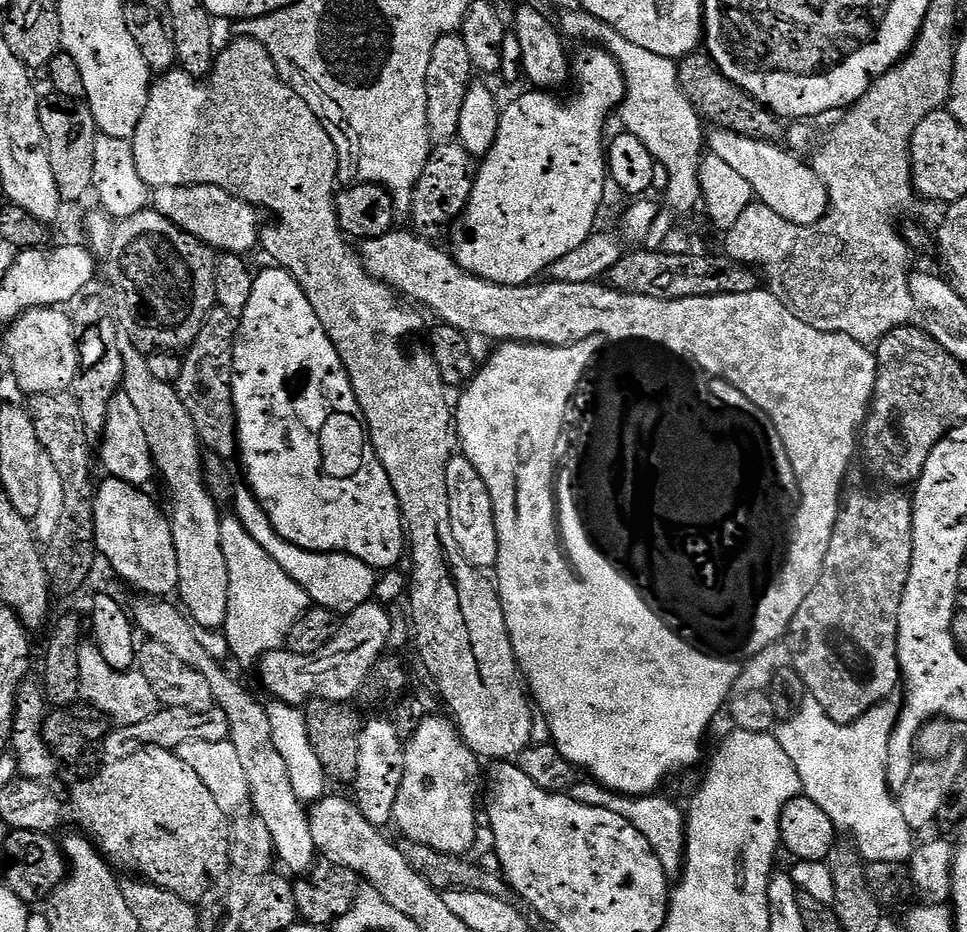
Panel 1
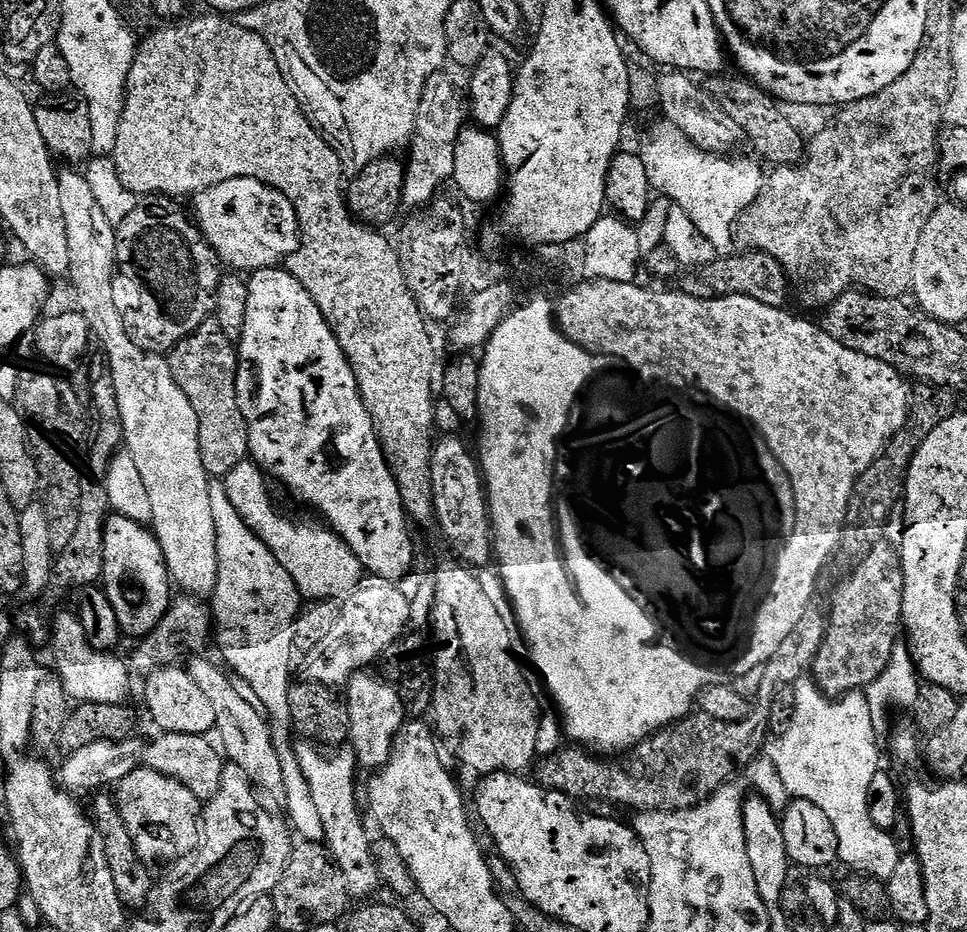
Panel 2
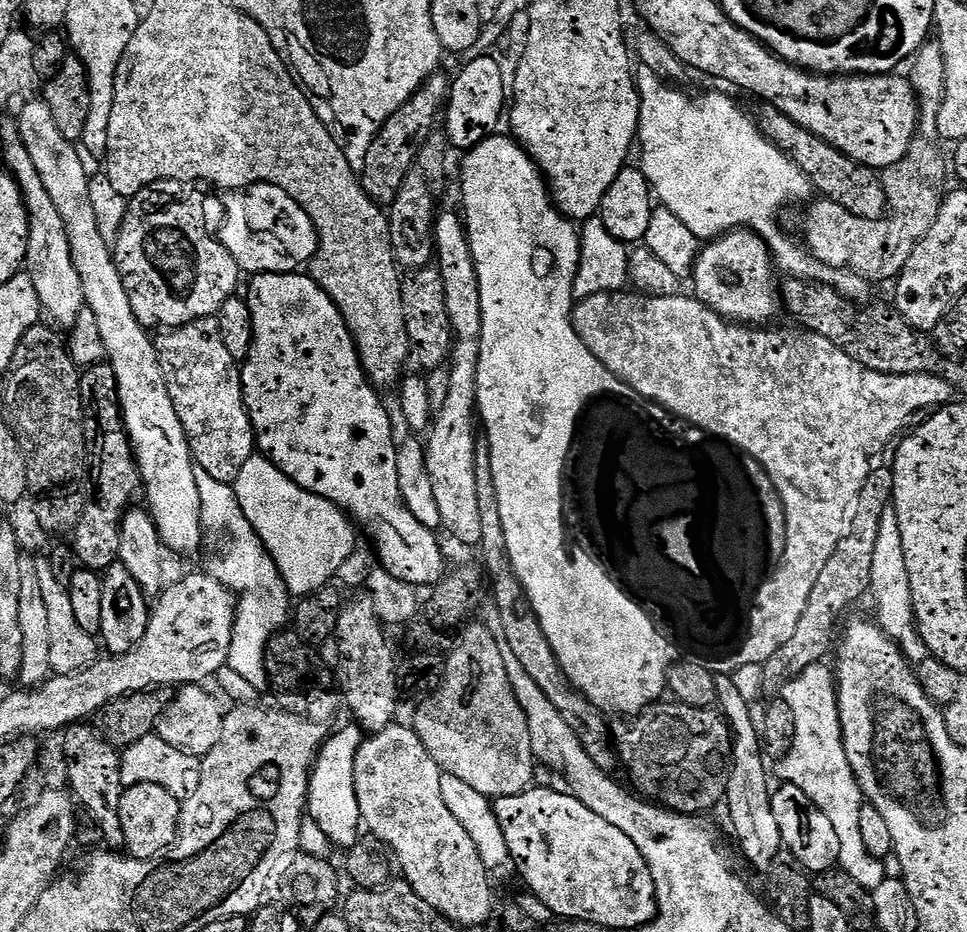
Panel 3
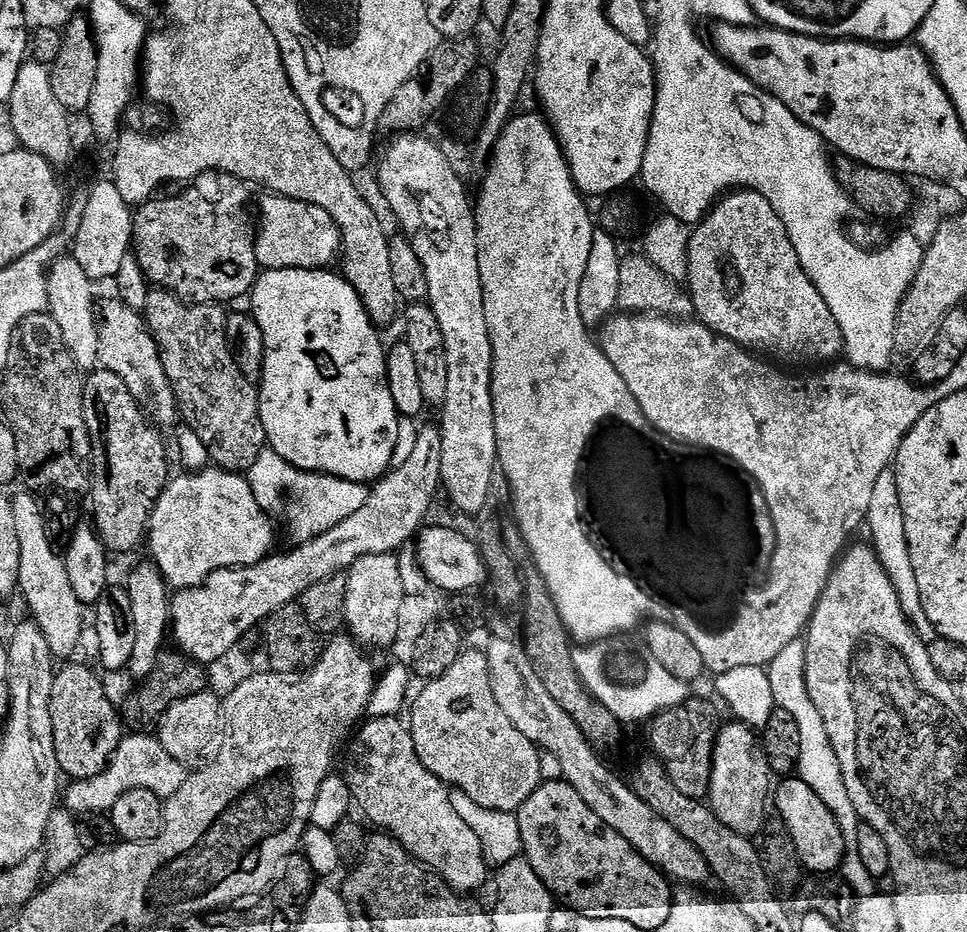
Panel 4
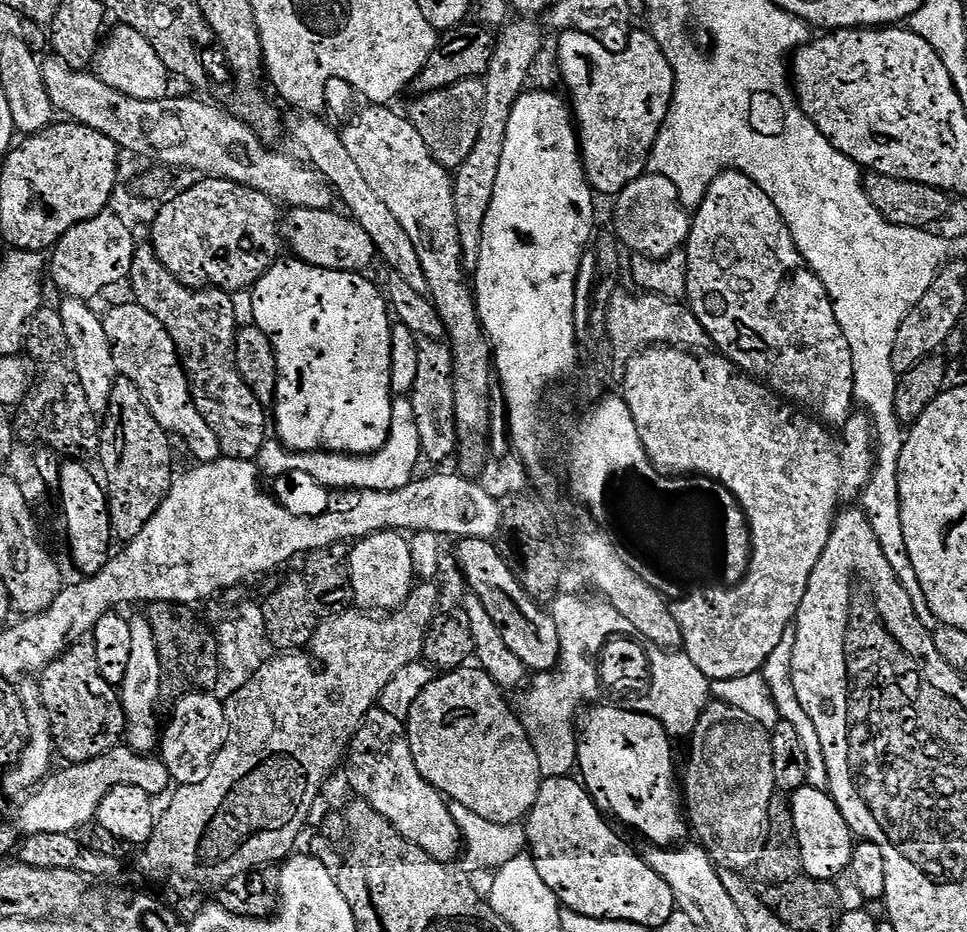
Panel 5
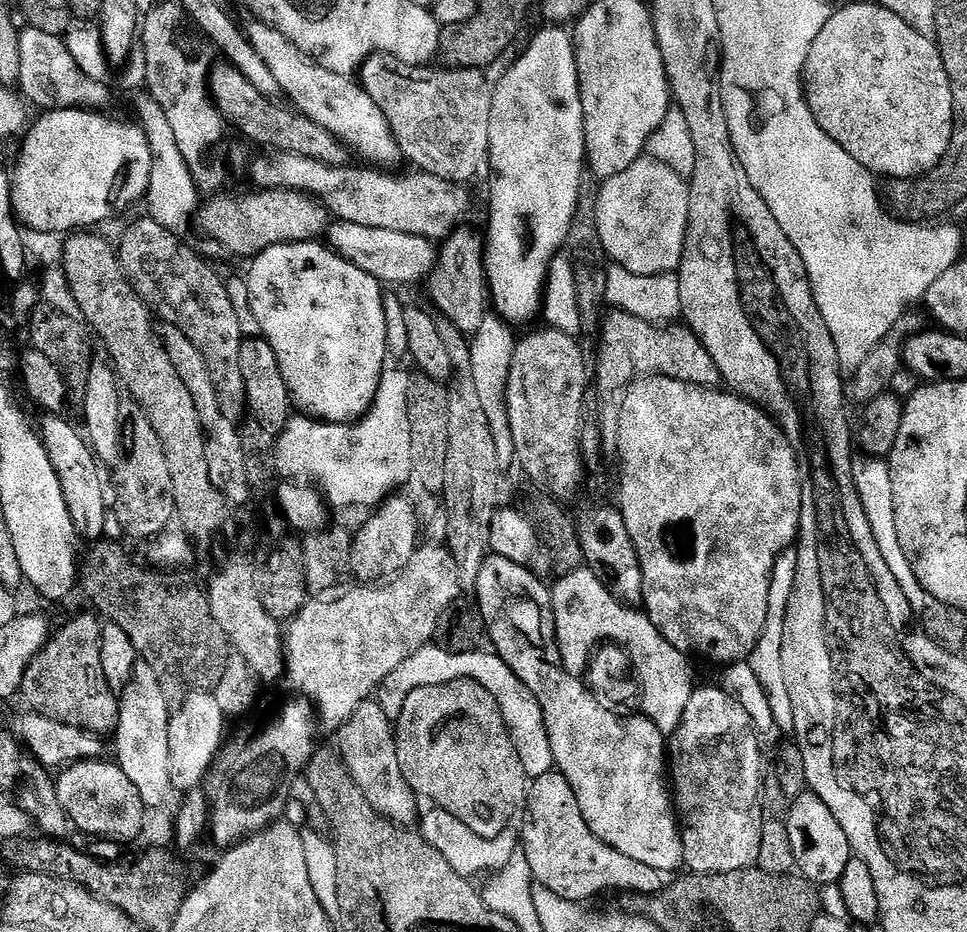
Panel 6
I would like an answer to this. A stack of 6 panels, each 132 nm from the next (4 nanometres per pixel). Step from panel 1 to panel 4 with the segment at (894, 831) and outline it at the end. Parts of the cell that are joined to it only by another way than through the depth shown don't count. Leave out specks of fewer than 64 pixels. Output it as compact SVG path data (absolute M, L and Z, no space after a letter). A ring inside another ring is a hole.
M785 650L777 654L766 669L776 699L775 707L786 710L798 722L801 739L801 754L798 765L799 779L804 780L806 786L810 786L810 790L814 790L814 794L818 794L818 798L822 798L822 802L826 802L830 814L834 814L834 818L842 830L844 835L842 879L844 883L852 887L852 891L857 897L874 895L878 892L877 877L867 873L866 866L862 866L862 858L858 858L858 826L862 823L861 818L854 810L854 802L850 802L850 794L846 790L834 746L831 745L830 738L826 734L826 725L822 722L818 707L814 706L810 694L807 693L803 655L799 651L792 651Z

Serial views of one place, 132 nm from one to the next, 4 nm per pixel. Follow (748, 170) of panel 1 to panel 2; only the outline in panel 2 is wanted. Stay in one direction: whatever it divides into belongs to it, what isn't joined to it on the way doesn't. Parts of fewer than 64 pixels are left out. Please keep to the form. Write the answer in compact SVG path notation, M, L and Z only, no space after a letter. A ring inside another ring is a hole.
M668 70L663 74L665 76L659 77L656 86L659 111L664 111L663 119L678 126L696 146L707 152L728 154L739 140L745 139L744 131L740 129L738 122L734 122L734 118L730 118L730 114L726 114L726 110L719 100L705 85L703 88L696 81L699 79L679 70Z

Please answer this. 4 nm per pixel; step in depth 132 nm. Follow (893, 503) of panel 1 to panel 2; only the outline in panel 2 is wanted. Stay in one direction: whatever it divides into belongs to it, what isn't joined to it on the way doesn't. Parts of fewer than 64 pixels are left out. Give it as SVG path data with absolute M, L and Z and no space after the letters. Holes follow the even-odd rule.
M877 542L859 557L856 569L840 584L840 589L832 596L832 608L827 609L828 628L827 636L823 640L818 658L811 666L810 672L816 685L823 690L826 696L839 698L850 692L859 692L867 689L869 684L886 670L893 654L894 646L900 642L903 629L904 611L904 571L900 565L900 554L895 547L885 542Z

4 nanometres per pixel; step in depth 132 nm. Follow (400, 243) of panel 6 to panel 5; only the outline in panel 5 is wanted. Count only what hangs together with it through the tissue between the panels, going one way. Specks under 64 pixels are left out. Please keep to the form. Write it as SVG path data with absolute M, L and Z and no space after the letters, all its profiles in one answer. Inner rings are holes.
M290 208L287 209L286 215L283 217L282 223L279 225L278 232L282 237L283 243L292 247L291 255L297 260L304 260L310 266L318 266L326 270L338 270L339 272L358 272L367 273L368 267L375 260L378 260L378 253L374 242L370 242L370 234L366 234L366 230L362 230L362 226L358 226L358 222L353 220L347 214L339 216L336 210L310 210L309 208Z

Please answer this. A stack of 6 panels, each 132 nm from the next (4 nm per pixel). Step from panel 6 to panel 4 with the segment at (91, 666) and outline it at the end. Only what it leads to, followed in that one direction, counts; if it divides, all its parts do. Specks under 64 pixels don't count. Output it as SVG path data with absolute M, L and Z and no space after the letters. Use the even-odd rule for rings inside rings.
M68 662L64 669L55 673L50 698L50 722L54 726L54 750L60 763L61 773L72 780L89 780L108 768L112 756L118 750L126 735L121 713L108 701L108 692L104 684L84 664Z

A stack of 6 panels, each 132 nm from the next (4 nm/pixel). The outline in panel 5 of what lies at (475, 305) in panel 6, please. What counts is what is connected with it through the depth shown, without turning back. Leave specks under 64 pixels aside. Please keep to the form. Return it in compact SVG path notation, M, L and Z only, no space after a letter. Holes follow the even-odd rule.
M516 20L505 23L499 29L495 37L496 49L488 63L488 69L482 73L486 98L482 106L482 124L478 126L478 140L474 142L474 148L470 154L466 154L466 162L454 170L452 176L452 198L454 200L454 218L458 226L458 238L460 239L460 251L463 259L468 262L475 262L482 246L482 226L486 222L486 210L490 208L490 198L494 198L494 181L498 178L498 162L502 160L502 142L506 134L506 122L510 120L510 110L514 102L525 91L528 80L528 71L540 52L540 28L532 20Z

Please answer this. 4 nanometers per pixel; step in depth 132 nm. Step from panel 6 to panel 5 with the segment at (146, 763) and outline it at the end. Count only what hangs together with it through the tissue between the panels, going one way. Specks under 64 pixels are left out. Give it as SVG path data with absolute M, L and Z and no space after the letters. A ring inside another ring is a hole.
M131 615L130 653L126 673L118 686L120 705L123 706L125 722L125 743L135 752L153 753L159 747L160 721L156 714L156 706L161 701L161 662L158 660L157 643L154 642L153 628L145 615Z

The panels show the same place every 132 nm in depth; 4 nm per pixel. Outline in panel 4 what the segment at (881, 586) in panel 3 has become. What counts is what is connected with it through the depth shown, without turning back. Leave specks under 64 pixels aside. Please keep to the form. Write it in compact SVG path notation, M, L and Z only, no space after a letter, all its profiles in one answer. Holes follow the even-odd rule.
M885 474L874 482L874 494L870 494L870 506L866 517L866 529L872 537L870 543L876 557L882 562L886 574L898 596L898 602L906 614L916 636L923 644L933 644L938 638L936 628L926 618L922 610L922 596L918 594L918 578L914 575L914 566L910 562L910 546L906 542L906 522L902 518L902 502L898 498L898 482L895 475Z

